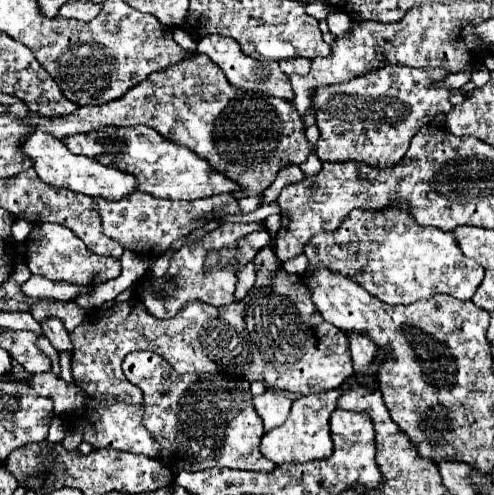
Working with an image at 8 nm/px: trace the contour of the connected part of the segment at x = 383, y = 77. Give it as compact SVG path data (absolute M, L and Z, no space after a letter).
M386 66L380 70L372 70L364 76L358 76L344 84L322 86L314 92L314 110L316 110L316 124L320 128L320 140L316 144L316 154L320 160L330 162L344 162L356 160L366 162L368 166L376 168L390 168L396 166L422 124L428 124L438 112L447 114L452 104L449 101L450 92L446 88L432 88L430 82L438 82L444 78L446 70L436 68L406 68L406 66Z

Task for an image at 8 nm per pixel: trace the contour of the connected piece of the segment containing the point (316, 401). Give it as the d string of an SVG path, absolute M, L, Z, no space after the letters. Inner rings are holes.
M340 388L322 392L322 394L312 394L312 396L298 398L292 404L292 410L290 410L290 416L286 418L286 422L264 434L262 444L260 444L262 454L266 458L270 458L272 462L276 462L276 464L330 458L332 456L332 438L330 438L328 418L332 414L332 410L336 408L338 392L340 392Z

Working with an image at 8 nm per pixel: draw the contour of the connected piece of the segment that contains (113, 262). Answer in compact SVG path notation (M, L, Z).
M38 224L32 238L28 238L26 248L28 252L24 262L28 264L30 272L40 274L48 280L60 280L78 286L96 286L110 278L120 276L120 260L96 256L74 232L70 232L60 224Z

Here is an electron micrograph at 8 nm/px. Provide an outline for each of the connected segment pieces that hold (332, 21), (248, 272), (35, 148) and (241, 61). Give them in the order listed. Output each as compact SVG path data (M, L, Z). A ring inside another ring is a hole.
M332 10L330 14L328 14L328 28L330 28L330 32L336 36L336 38L340 38L340 36L346 36L348 32L350 32L350 26L352 26L352 22L350 22L350 18L342 12L342 10Z
M253 261L249 262L241 271L237 273L237 284L234 293L234 300L239 302L243 300L248 291L253 287L256 280L256 273Z
M30 126L30 130L32 132L24 136L24 140L18 148L24 156L28 156L32 160L34 170L36 170L36 174L42 182L46 182L50 186L68 188L68 190L74 190L74 192L80 192L80 194L86 194L86 196L102 196L106 200L120 200L122 196L136 190L136 178L132 174L104 166L104 164L100 164L92 158L72 154L62 140L40 130L38 126Z
M208 36L208 38L202 38L198 42L198 50L200 54L206 54L208 58L212 58L226 74L228 82L238 86L238 88L246 88L246 90L260 90L260 92L266 92L270 96L278 96L278 98L284 98L284 100L290 100L294 94L292 94L292 88L286 80L286 74L280 70L278 62L258 62L250 56L246 56L238 42L234 42L232 38L224 38L224 36Z

